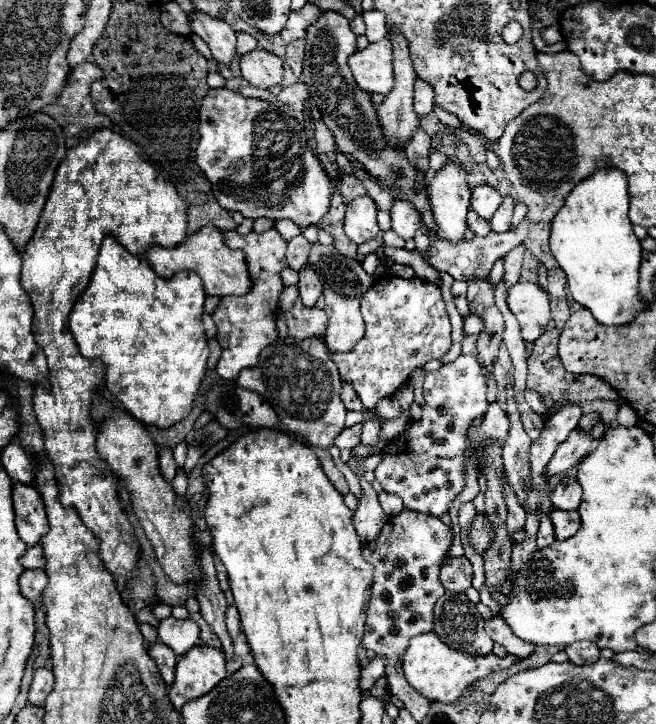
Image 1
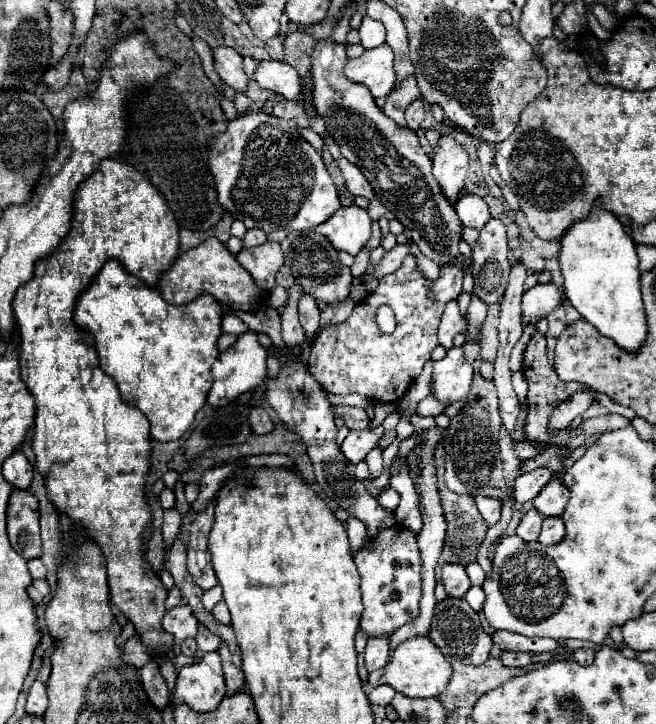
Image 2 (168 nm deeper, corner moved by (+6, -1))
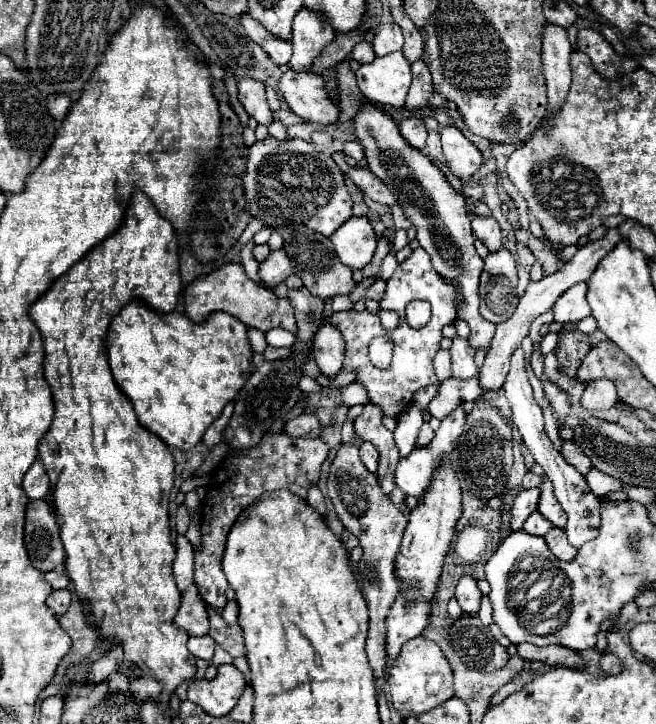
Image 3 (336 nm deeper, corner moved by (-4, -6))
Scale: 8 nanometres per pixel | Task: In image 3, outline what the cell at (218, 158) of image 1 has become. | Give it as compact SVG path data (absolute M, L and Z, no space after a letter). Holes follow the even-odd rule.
M267 136L249 146L247 168L243 172L243 190L247 212L263 220L273 230L311 228L331 236L345 220L353 216L351 196L343 184L343 172L333 158L303 138L277 140Z

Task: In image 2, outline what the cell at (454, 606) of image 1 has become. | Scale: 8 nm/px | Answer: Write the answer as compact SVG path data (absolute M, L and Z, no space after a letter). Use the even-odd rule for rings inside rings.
M447 597L445 601L435 605L429 637L445 657L457 659L465 665L483 665L489 659L489 651L493 645L491 637L483 631L479 623L479 615L467 605L465 599L453 599L453 597Z

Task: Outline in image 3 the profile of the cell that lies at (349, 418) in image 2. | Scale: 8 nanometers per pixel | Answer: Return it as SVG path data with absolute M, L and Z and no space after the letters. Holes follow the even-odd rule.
M365 404L361 416L353 422L355 434L363 440L369 440L377 452L379 452L379 468L377 468L377 478L385 494L389 494L395 488L393 482L393 472L395 472L395 462L399 460L399 452L393 442L393 432L389 432L383 422L381 422L383 412L377 406Z

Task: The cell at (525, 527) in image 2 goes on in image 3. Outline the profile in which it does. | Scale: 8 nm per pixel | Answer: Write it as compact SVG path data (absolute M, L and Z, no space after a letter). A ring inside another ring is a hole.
M533 512L533 514L527 518L523 530L525 530L527 534L533 534L533 536L545 536L545 534L551 530L551 522L547 522L539 512Z

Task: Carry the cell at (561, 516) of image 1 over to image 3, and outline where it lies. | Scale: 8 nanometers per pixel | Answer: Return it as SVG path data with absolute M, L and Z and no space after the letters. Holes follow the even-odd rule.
M551 528L545 536L545 542L559 560L571 560L577 554L577 550L567 542L567 534L563 528Z

